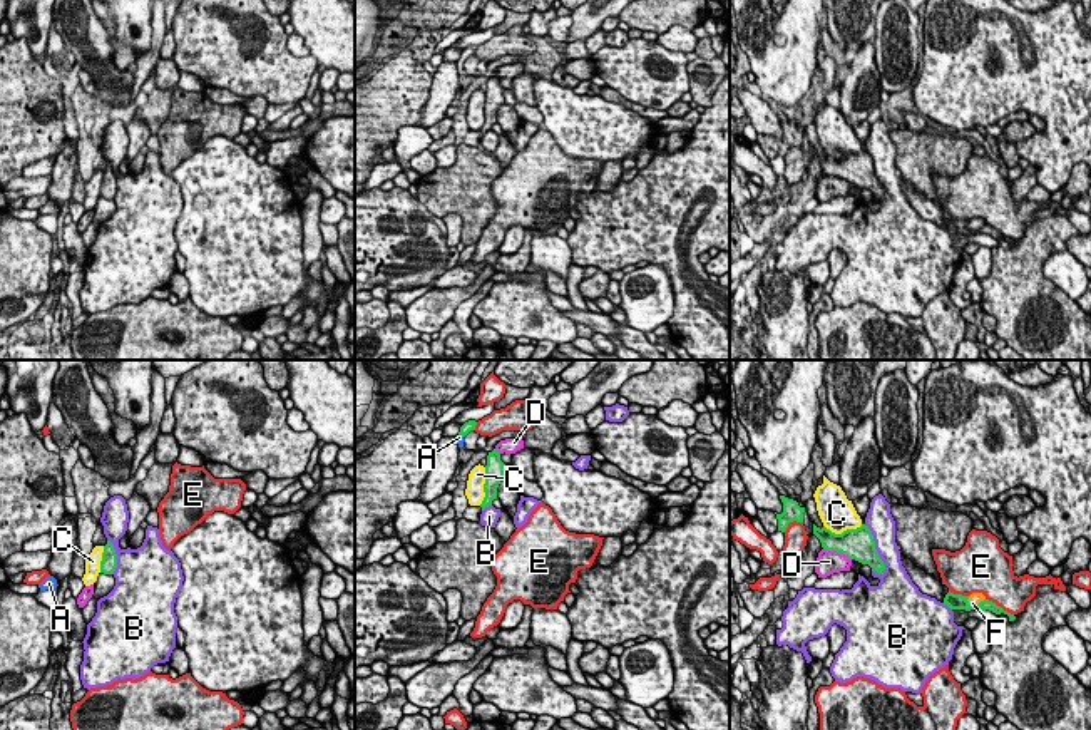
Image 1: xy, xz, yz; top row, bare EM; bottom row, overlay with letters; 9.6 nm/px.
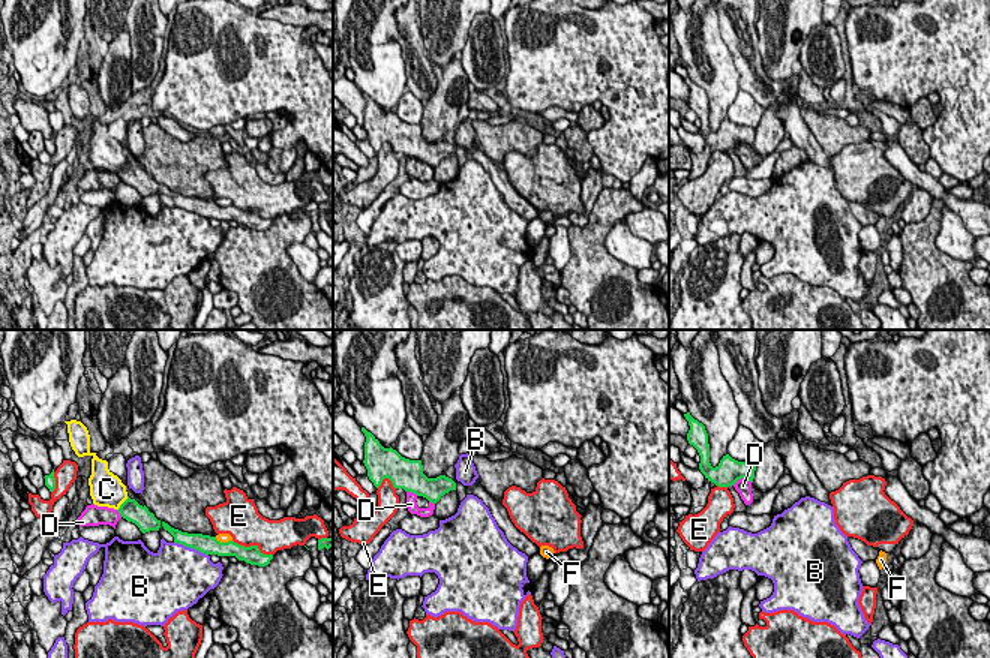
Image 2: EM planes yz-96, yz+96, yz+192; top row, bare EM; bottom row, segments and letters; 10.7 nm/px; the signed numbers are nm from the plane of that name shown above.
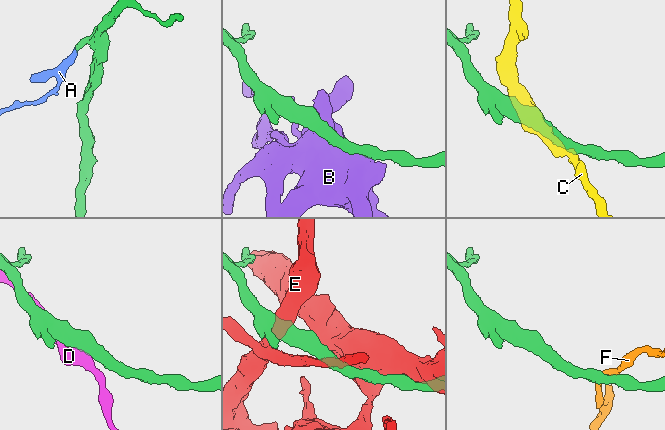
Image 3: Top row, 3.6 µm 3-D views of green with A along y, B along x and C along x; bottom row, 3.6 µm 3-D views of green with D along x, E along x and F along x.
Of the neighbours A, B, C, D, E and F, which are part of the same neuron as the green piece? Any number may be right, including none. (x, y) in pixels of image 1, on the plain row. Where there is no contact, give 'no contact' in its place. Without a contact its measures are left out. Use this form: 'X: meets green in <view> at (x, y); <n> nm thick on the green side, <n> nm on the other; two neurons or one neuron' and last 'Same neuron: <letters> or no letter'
A: meets green in xz at (460, 59); 100 nm thick on the green side, 60 nm on the other; one neuron
B: meets green in yz at (875, 174); 300 nm thick on the green side, 240 nm on the other; two neurons
C: meets green in yz at (844, 156); 300 nm thick on the green side, 340 nm on the other; two neurons
D: meets green in yz at (837, 176); 300 nm thick on the green side, 220 nm on the other; two neurons
E: meets green in yz at (999, 231); 100 nm thick on the green side, 360 nm on the other; two neurons
F: meets green in yz at (976, 231); 160 nm thick on the green side, 120 nm on the other; two neurons
Same neuron: A

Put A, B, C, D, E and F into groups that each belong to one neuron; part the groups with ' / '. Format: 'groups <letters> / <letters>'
groups A / B / C / D / E / F

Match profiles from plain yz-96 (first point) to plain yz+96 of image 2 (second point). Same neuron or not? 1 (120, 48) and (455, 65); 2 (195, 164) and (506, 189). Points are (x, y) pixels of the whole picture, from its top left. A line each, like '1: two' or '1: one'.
1: one
2: two

